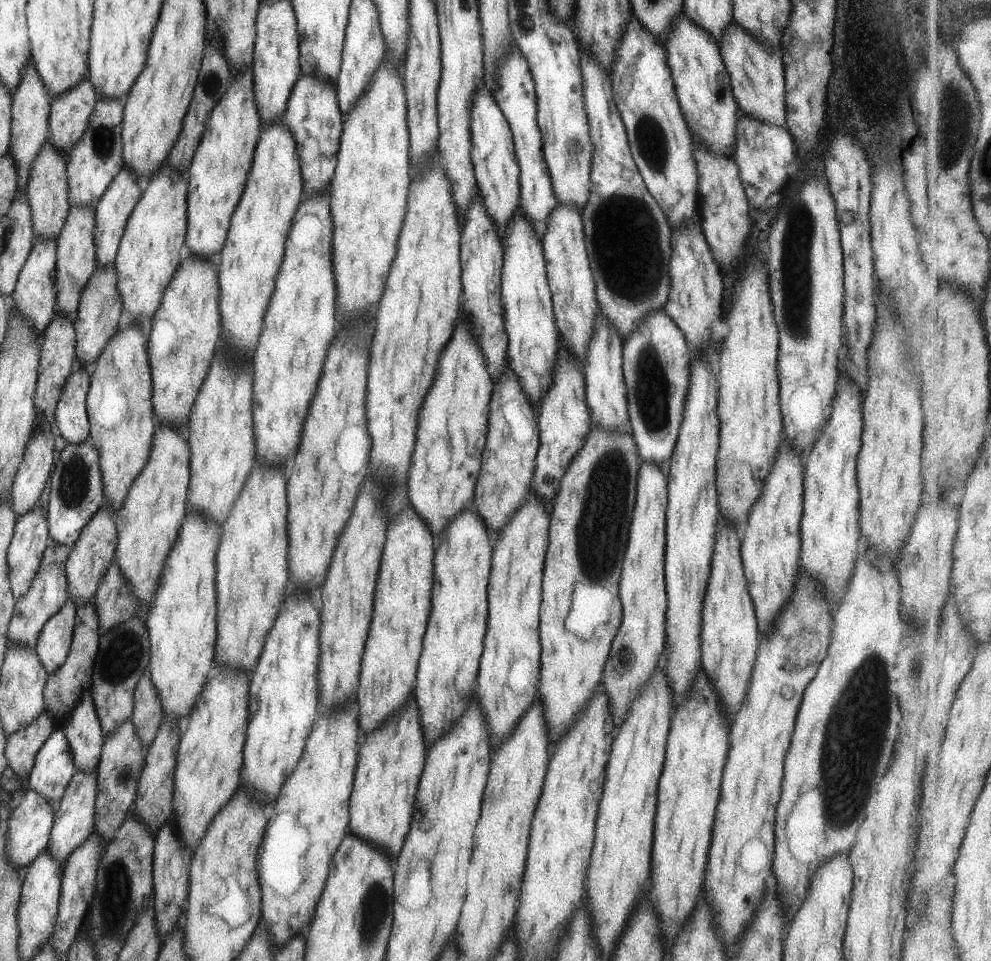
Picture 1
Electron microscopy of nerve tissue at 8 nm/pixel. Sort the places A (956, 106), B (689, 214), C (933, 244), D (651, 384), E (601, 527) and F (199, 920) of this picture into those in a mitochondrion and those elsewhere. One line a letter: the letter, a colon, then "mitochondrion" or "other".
A: mitochondrion
B: other
C: other
D: mitochondrion
E: mitochondrion
F: other

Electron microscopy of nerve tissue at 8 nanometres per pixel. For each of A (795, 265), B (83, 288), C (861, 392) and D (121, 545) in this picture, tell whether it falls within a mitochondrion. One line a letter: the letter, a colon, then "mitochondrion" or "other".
A: mitochondrion
B: other
C: other
D: other

